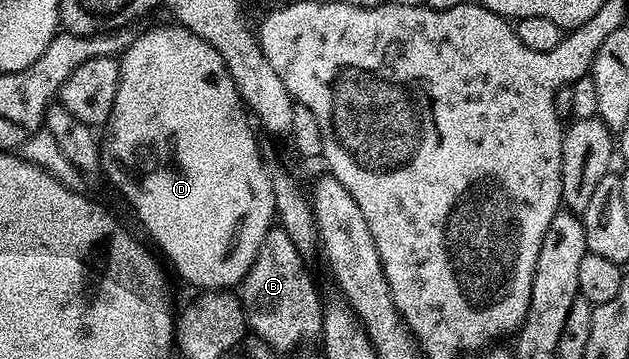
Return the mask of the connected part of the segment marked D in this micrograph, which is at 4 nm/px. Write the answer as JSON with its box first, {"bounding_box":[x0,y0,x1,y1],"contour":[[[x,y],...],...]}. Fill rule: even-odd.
{"bounding_box":[101,25,276,291],"contour":[[[170,25],[155,26],[152,30],[145,31],[140,38],[139,35],[132,37],[130,46],[123,51],[118,59],[117,100],[113,100],[113,112],[105,127],[107,139],[102,139],[101,142],[101,170],[104,175],[107,173],[108,180],[127,197],[127,202],[135,209],[140,224],[147,229],[148,236],[159,245],[158,253],[164,259],[167,257],[175,265],[176,272],[189,285],[199,286],[195,288],[200,291],[235,288],[242,283],[243,277],[249,272],[249,268],[257,256],[257,248],[261,248],[261,240],[265,240],[265,236],[276,221],[269,166],[268,163],[263,163],[263,158],[259,155],[259,146],[255,143],[254,132],[251,131],[252,119],[225,68],[225,60],[221,60],[217,48],[213,48],[208,42],[201,40],[201,36],[197,36],[186,26]]]}

